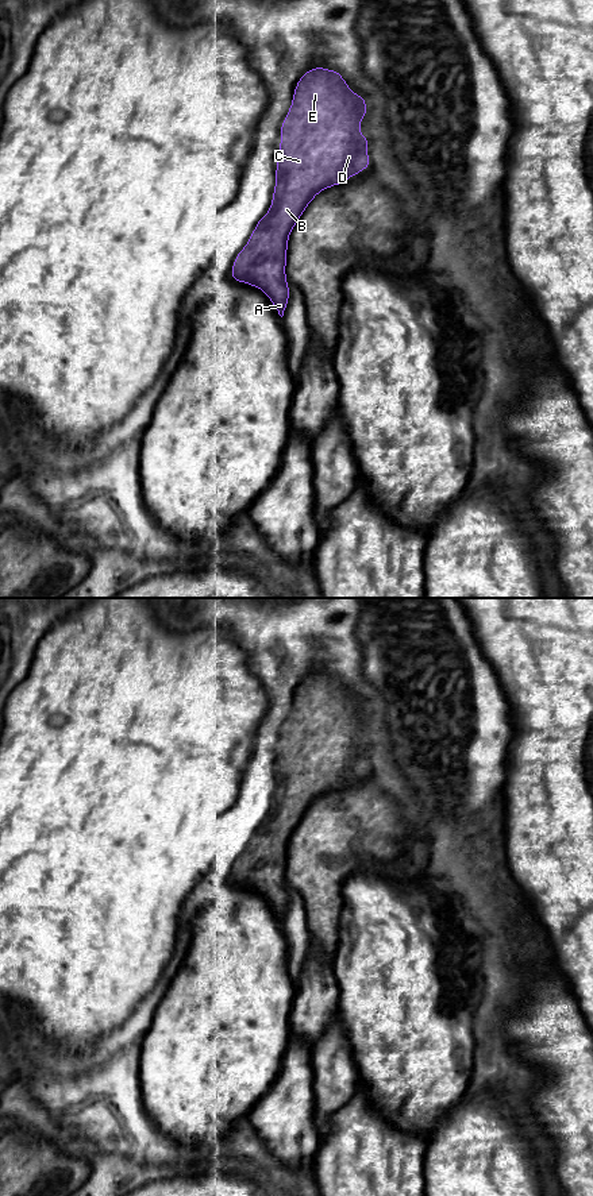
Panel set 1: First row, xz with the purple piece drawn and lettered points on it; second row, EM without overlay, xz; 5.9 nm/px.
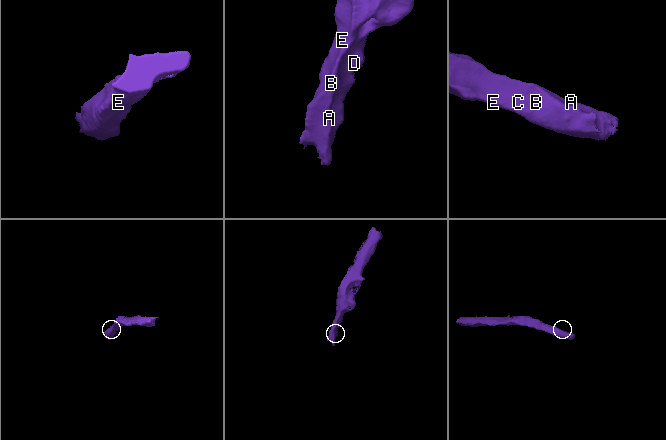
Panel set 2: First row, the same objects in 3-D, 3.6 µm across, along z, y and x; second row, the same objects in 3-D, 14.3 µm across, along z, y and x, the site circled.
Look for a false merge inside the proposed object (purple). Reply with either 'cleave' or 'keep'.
keep

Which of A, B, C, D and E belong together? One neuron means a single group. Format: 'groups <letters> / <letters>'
groups A B C D E

